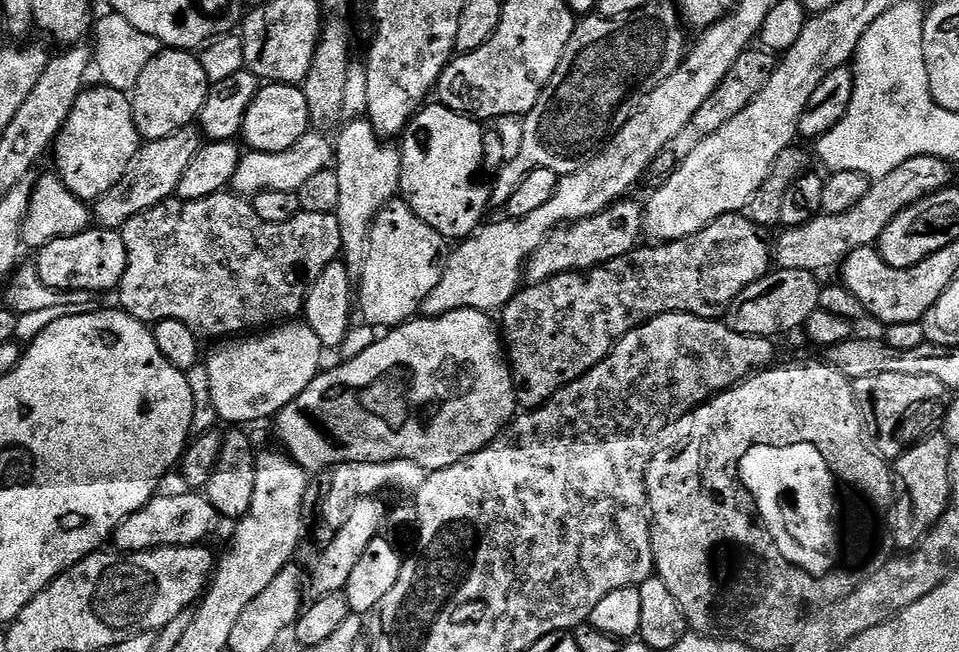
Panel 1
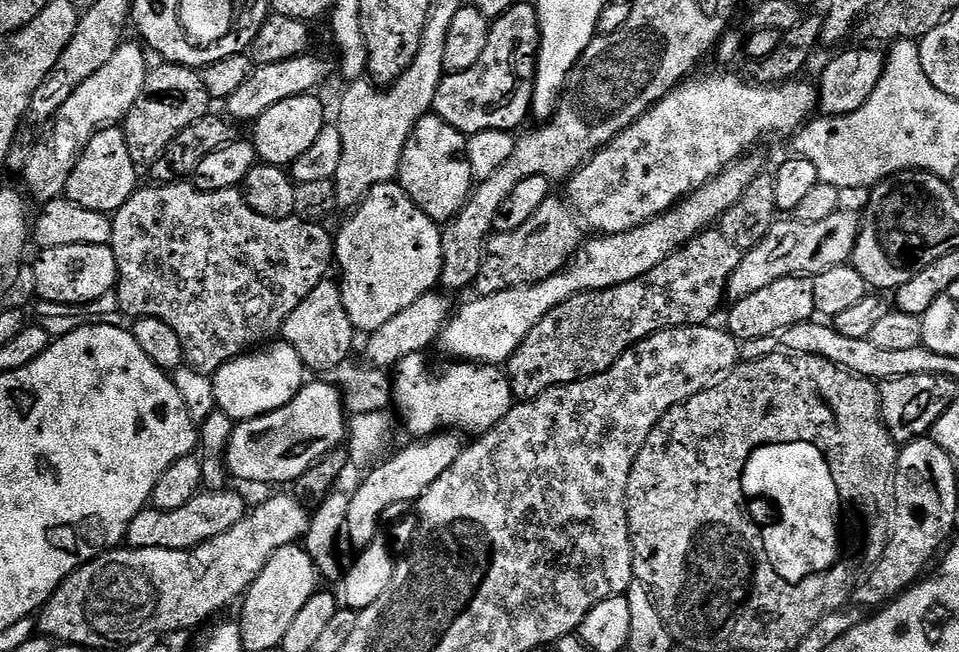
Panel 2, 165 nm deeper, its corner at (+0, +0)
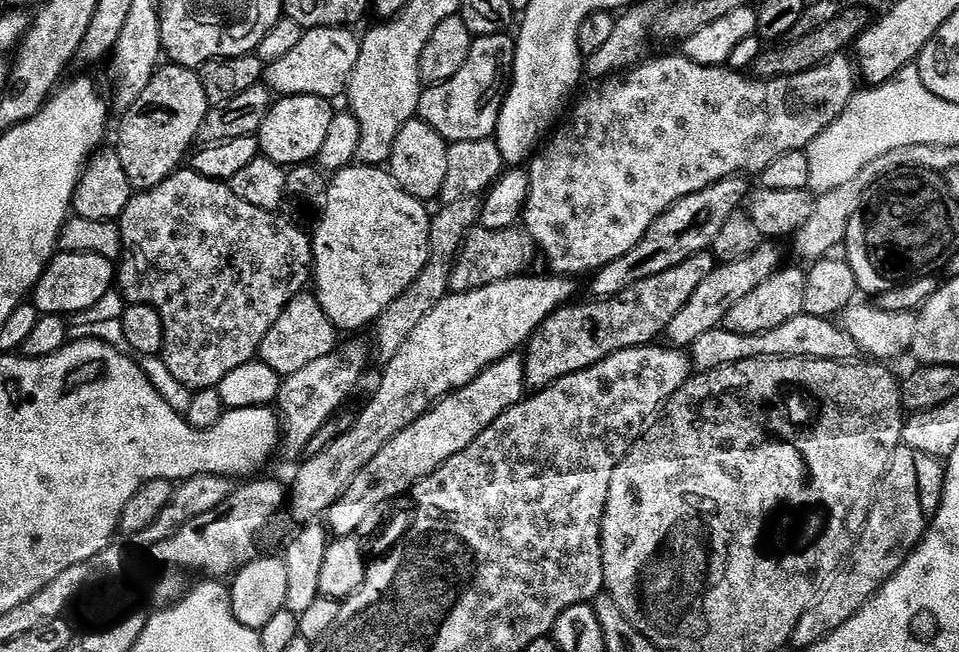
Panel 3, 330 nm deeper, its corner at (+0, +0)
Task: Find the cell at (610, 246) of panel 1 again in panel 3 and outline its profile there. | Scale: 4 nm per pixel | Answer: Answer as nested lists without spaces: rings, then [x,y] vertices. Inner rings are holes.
[[[477,226],[469,232],[460,253],[456,255],[456,265],[451,274],[452,292],[469,292],[482,286],[490,286],[494,282],[508,280],[529,271],[528,263],[534,256],[534,245],[523,227],[494,228]]]

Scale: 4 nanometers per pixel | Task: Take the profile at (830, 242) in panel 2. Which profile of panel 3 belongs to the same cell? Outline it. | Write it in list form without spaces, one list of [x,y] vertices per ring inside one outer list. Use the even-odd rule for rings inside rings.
[[[761,243],[760,248],[754,250],[754,254],[729,264],[721,263],[716,267],[710,278],[706,278],[706,282],[702,282],[702,286],[694,290],[690,302],[686,302],[686,306],[682,306],[678,314],[674,314],[666,333],[667,343],[672,346],[690,346],[695,340],[702,338],[702,334],[721,327],[734,302],[746,298],[746,294],[750,294],[754,286],[762,286],[762,282],[770,279],[781,267],[780,252],[772,244],[775,243]]]

